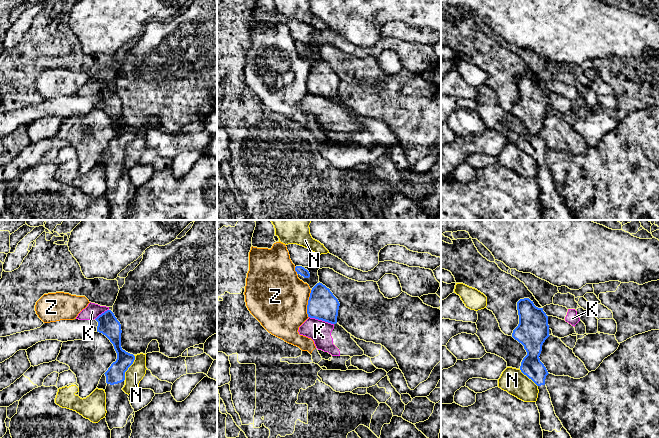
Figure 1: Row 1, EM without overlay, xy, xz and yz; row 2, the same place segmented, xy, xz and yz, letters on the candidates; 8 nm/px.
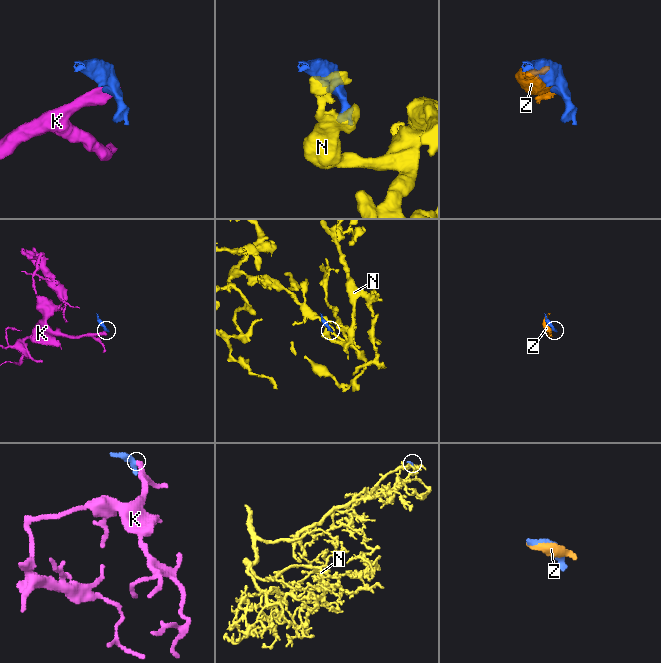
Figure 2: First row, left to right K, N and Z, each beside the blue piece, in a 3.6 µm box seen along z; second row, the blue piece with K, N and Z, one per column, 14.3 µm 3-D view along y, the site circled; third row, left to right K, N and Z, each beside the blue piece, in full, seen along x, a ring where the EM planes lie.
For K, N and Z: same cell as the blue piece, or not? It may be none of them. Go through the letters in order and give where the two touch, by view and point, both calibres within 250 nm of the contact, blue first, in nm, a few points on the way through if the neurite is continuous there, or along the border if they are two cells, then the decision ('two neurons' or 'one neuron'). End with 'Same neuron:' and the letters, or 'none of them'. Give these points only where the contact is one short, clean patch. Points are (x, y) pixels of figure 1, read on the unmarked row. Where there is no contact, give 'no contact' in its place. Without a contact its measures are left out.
K: contact xz (321, 95); calibres 240 and 180 nm; border xz (309, 92), (333, 100); two neurons
N: contact xy (129, 142); calibres 150 and 140 nm; border xy (134, 131), (134, 137), (125, 148), (124, 155); two neurons
Z: contact xz (308, 80); calibres 240 and 480 nm; two neurons
Same neuron: none of them

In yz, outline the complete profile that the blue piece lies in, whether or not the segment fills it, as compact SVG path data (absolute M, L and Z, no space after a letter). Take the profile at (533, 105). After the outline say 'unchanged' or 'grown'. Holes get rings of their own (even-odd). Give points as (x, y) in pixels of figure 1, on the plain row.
M529 74L517 78L519 100L512 113L524 122L527 131L520 142L521 148L538 162L536 181L540 189L543 220L574 220L573 215L556 192L550 170L545 161L549 150L540 137L542 121L549 111L548 92L543 84L538 84Z; grown

